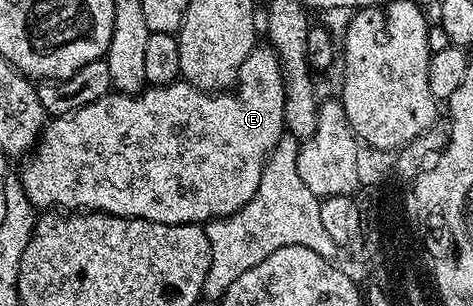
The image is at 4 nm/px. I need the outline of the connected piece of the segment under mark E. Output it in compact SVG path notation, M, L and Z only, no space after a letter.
M255 45L240 65L238 82L229 93L201 91L191 83L175 81L163 87L147 86L137 93L111 93L71 115L51 118L29 156L30 163L22 167L20 182L35 209L102 211L168 225L203 225L211 219L227 219L257 192L266 161L287 130L284 101L277 53L269 45Z

